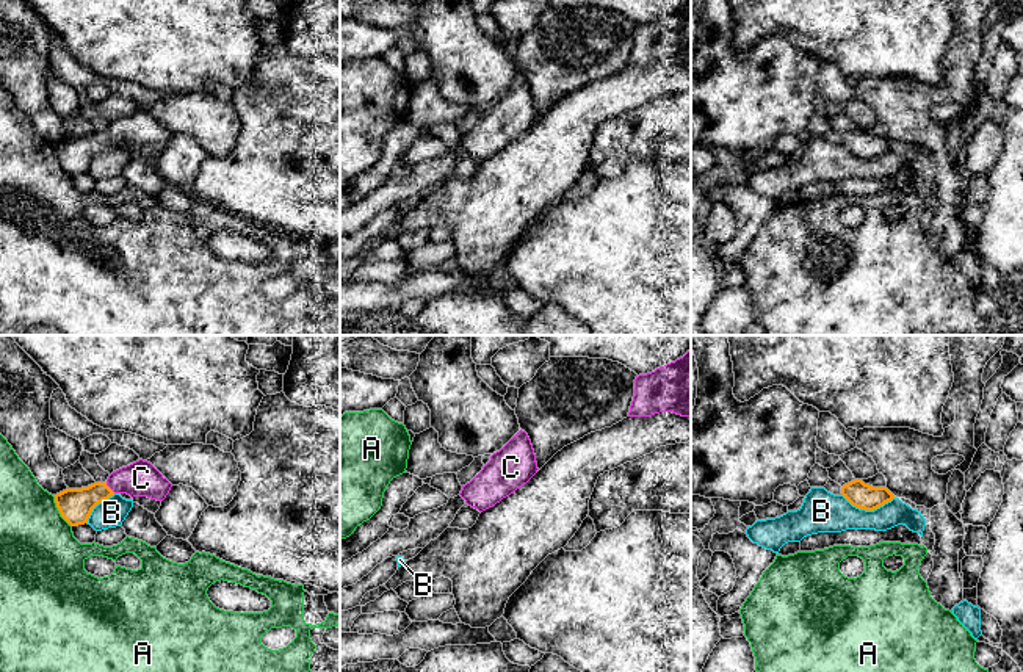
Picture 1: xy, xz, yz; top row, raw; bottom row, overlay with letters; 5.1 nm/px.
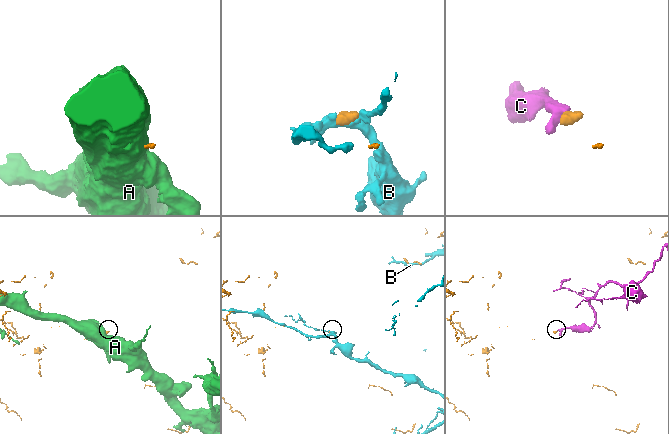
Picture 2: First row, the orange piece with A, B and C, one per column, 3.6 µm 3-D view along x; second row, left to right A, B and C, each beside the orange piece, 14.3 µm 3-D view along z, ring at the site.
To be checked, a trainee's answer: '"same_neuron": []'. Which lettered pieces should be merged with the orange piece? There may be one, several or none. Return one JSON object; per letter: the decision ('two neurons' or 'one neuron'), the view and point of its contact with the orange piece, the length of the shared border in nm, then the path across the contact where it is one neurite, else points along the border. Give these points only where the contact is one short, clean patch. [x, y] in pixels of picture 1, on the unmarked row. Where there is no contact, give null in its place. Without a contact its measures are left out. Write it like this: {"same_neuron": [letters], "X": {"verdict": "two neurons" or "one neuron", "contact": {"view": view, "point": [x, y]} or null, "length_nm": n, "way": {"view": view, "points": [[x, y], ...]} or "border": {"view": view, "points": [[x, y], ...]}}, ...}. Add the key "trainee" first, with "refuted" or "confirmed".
{"trainee": "refuted", "same_neuron": ["C"], "A": {"verdict": "two neurons", "contact": {"view": "xy", "point": [58, 158]}, "length_nm": 190}, "B": {"verdict": "two neurons", "contact": {"view": "yz", "point": [868, 158]}, "length_nm": 280}, "C": {"verdict": "one neuron", "contact": {"view": "xy", "point": [108, 137]}, "length_nm": 80, "way": {"view": "xy", "points": [[75, 154], [108, 137], [119, 130], [141, 127]]}}}

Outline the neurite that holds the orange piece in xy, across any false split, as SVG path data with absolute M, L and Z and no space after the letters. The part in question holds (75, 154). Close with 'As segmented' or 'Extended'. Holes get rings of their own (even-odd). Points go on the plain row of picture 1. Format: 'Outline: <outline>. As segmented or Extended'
Outline: M139 108L113 121L105 132L66 138L53 146L61 166L70 175L78 175L88 172L92 158L114 143L163 150L171 136L172 133L150 111Z. Extended

